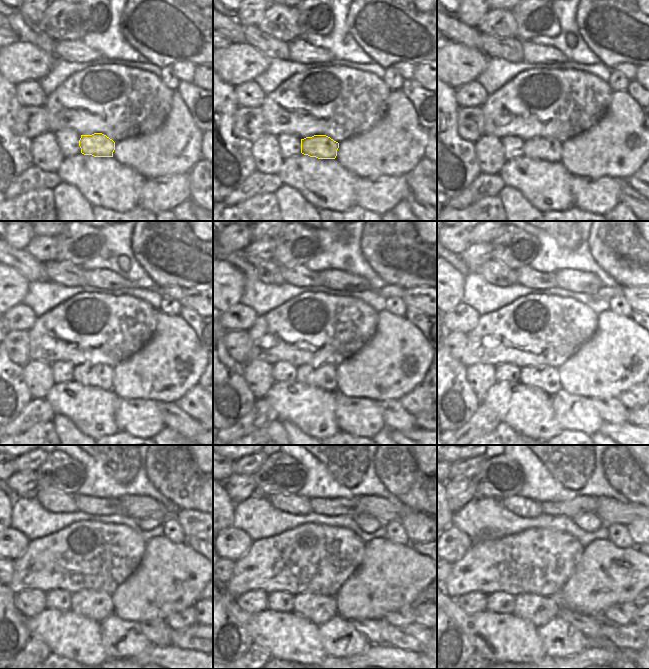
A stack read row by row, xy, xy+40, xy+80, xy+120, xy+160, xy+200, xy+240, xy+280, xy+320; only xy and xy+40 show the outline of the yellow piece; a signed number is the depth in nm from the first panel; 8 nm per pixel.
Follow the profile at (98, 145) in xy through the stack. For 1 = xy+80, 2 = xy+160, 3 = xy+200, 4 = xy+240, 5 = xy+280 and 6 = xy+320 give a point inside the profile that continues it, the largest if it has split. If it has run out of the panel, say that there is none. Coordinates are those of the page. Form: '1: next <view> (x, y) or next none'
1: next xy+80 (548, 149)
2: next xy+160 (323, 376)
3: next xy+200 (546, 379)
4: next xy+240 (97, 605)
5: next xy+280 (318, 609)
6: next xy+320 (539, 610)

